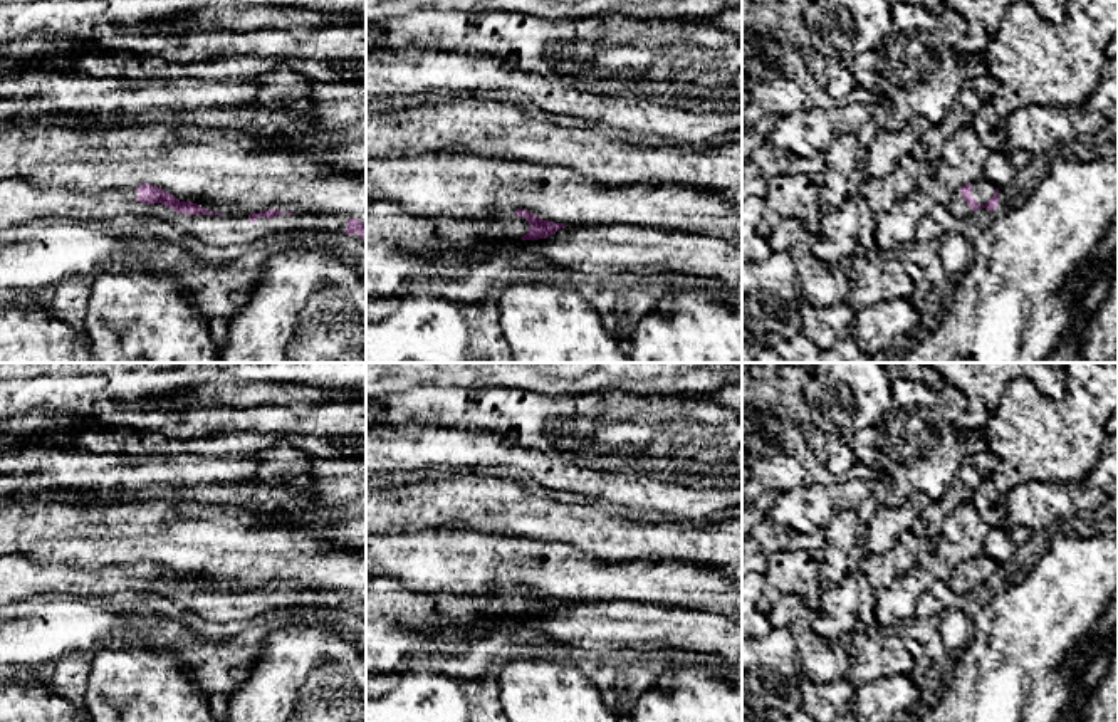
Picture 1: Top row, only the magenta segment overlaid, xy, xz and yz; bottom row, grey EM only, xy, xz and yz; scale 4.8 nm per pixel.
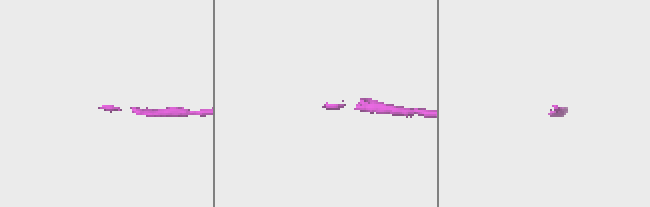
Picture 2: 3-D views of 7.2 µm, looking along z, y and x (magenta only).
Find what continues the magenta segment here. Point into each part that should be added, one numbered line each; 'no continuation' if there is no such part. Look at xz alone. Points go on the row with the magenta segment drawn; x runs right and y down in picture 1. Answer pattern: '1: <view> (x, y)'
1: xz (388, 222)

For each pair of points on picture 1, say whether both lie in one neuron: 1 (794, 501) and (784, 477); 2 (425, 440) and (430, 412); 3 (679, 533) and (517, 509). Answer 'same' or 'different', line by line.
1: different
2: different
3: same

